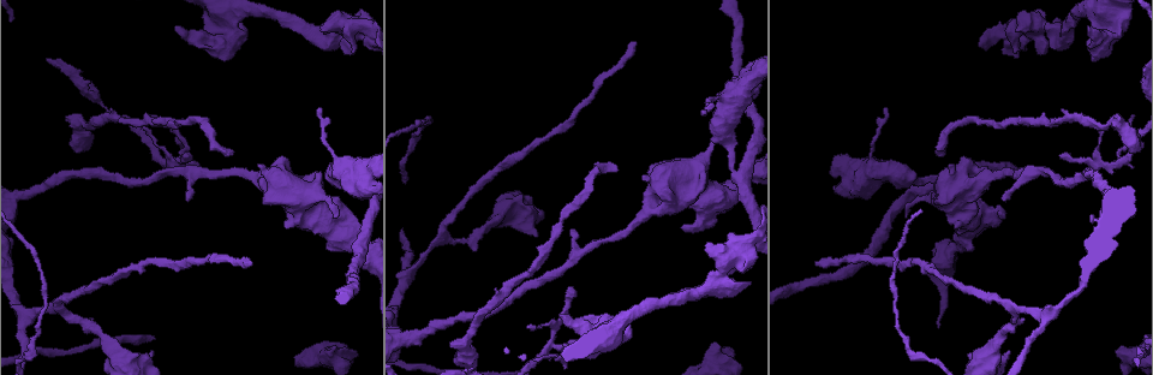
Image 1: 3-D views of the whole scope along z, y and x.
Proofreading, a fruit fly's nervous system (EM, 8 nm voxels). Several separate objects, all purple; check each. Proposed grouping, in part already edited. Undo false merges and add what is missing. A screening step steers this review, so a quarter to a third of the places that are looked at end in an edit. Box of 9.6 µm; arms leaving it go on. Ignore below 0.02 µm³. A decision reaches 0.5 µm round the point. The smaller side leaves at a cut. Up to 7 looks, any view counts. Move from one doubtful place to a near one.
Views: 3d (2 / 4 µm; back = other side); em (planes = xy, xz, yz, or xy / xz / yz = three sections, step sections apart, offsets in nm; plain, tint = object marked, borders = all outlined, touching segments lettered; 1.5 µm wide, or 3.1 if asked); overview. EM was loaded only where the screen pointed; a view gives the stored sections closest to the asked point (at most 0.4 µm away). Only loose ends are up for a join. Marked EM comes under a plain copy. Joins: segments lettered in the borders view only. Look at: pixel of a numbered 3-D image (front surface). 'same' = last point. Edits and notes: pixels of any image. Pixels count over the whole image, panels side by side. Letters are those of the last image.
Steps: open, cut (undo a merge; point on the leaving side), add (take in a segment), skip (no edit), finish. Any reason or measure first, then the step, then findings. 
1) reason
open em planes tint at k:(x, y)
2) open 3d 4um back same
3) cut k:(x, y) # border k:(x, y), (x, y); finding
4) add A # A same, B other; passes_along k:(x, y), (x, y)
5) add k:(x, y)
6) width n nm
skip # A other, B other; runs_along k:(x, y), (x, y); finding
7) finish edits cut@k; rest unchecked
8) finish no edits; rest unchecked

thin end
open em planes borders at 1:(816, 263)

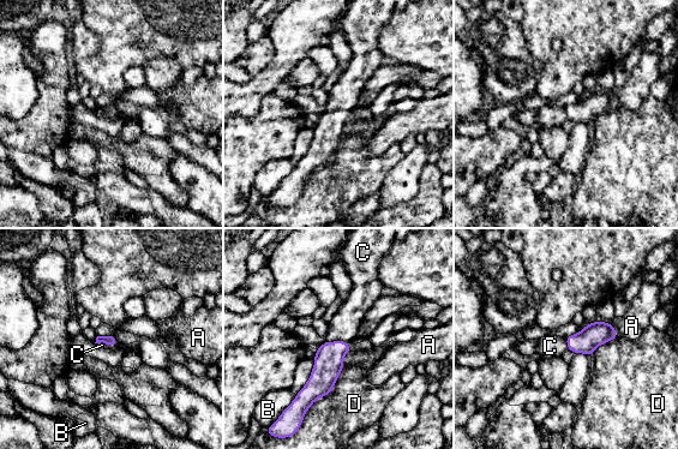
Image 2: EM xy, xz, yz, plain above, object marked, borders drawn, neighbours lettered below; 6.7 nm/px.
add C # A other, B other, C same, D other; passes_along 2:(329, 357), (337, 341), (343, 327); the cell continues

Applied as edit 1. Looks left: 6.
open overview

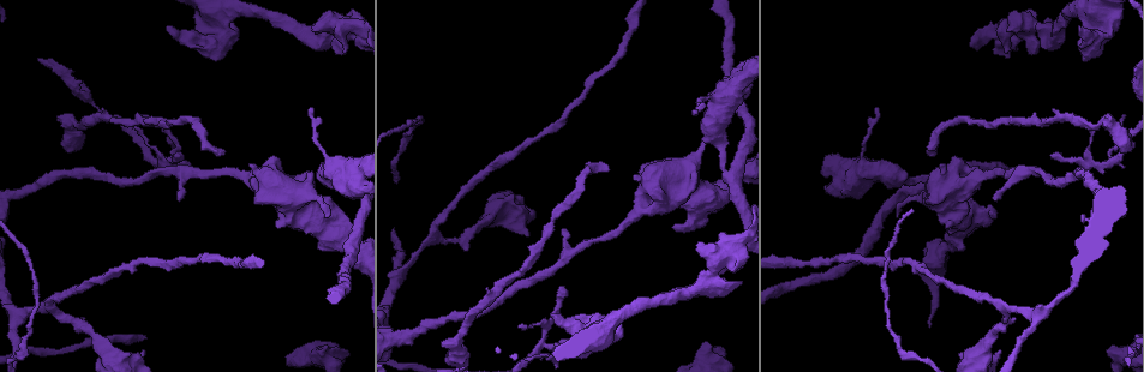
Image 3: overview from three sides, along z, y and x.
thin end
open 3d 4um at 3:(311, 107)

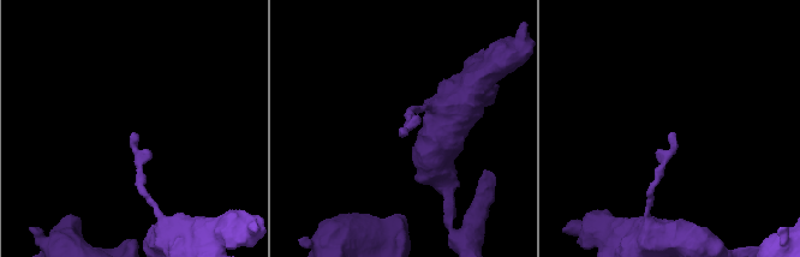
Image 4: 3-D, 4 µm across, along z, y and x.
open em planes tint at 4:(401, 132)

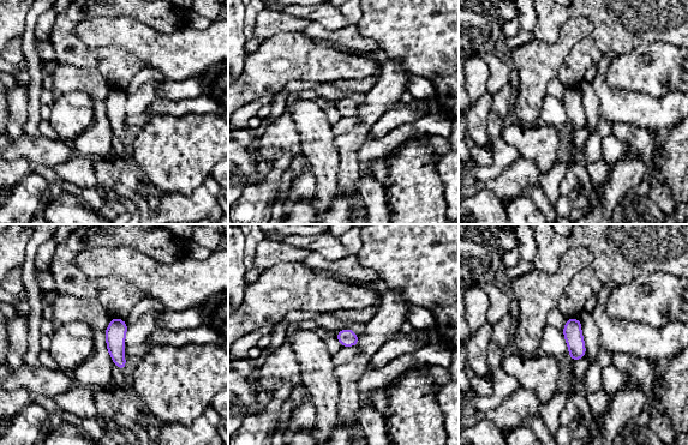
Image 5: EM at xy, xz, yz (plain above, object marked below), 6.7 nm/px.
open em planes borders same

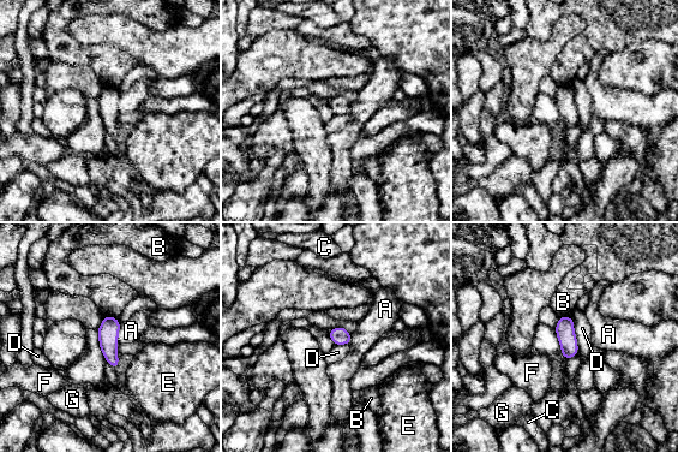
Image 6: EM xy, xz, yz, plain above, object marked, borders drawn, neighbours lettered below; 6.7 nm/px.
skip # A other, B other, C other, D other, E other, F other, G other; border 6:(570, 317), (574, 325), (578, 352); none of them fits

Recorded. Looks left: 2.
finish edits add@2; rest unchecked

